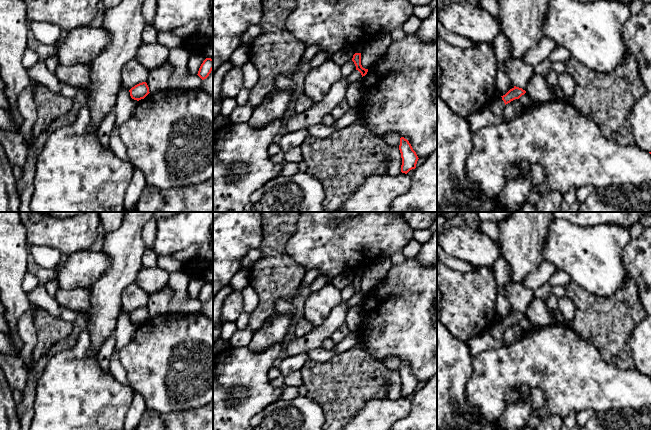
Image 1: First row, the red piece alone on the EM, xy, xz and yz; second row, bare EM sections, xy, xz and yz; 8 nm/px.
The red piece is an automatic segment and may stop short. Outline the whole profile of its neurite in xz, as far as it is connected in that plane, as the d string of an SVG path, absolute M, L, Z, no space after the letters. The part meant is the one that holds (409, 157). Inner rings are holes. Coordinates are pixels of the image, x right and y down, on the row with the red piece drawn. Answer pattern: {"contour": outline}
{"contour": "M404 137L400 138L399 150L402 158L401 172L407 174L410 170L416 168L419 158L409 141Z"}

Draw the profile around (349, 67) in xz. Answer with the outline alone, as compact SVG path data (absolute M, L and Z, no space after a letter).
M352 60L347 61L341 66L341 72L343 77L347 77L356 70L356 66Z

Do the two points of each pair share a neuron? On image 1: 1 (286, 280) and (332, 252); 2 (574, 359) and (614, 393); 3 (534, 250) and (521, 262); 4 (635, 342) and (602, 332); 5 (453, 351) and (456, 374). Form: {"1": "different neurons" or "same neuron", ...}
{"1": "different neurons", "2": "same neuron", "3": "same neuron", "4": "different neurons", "5": "same neuron"}

